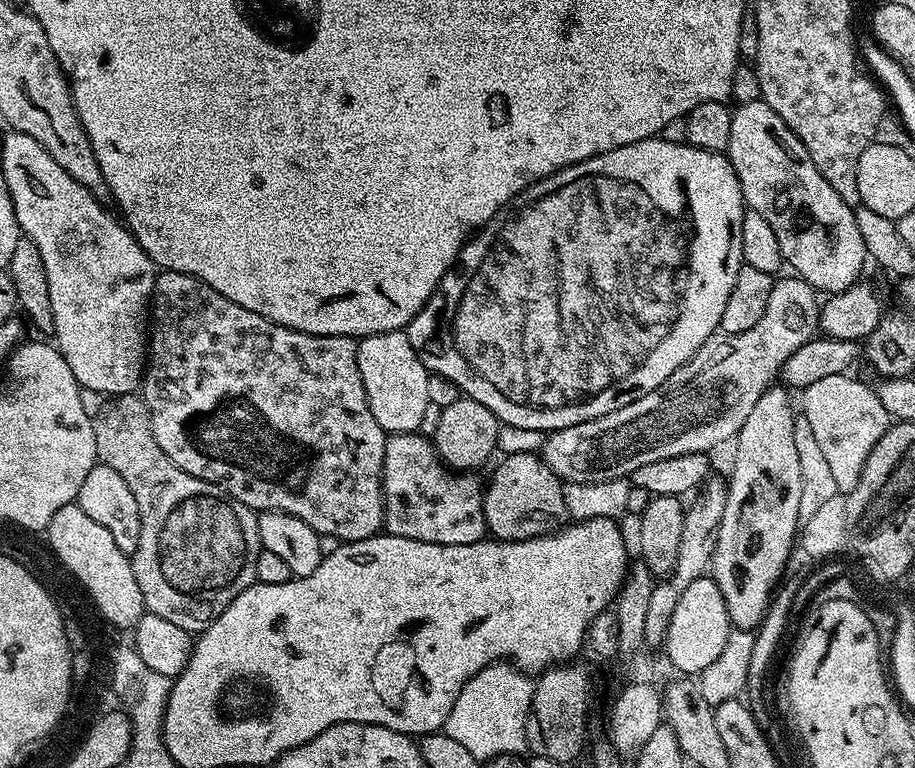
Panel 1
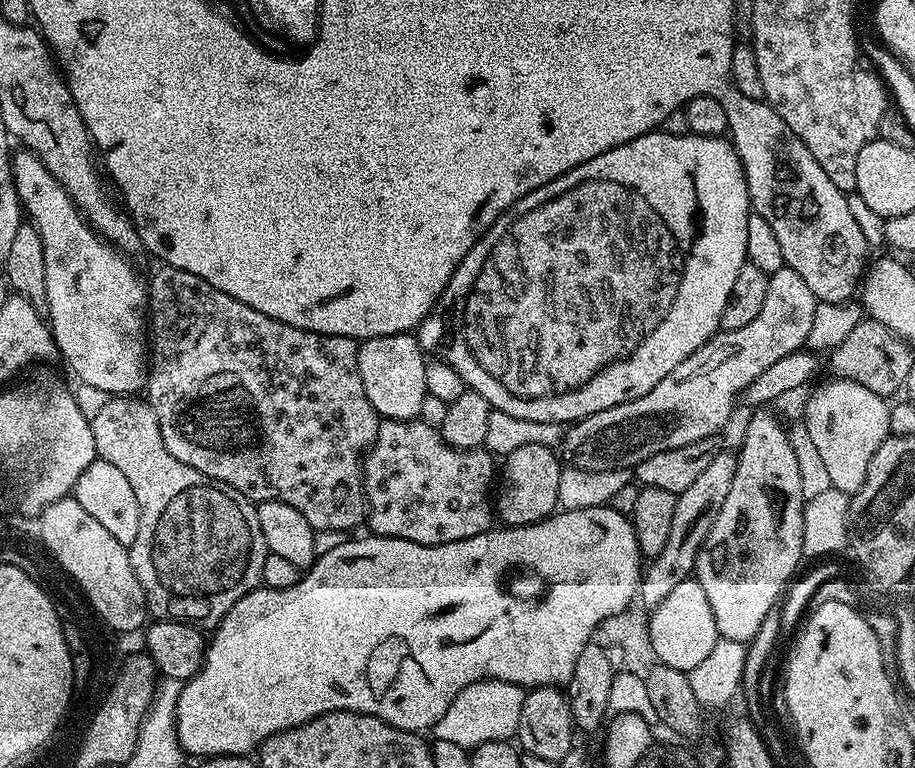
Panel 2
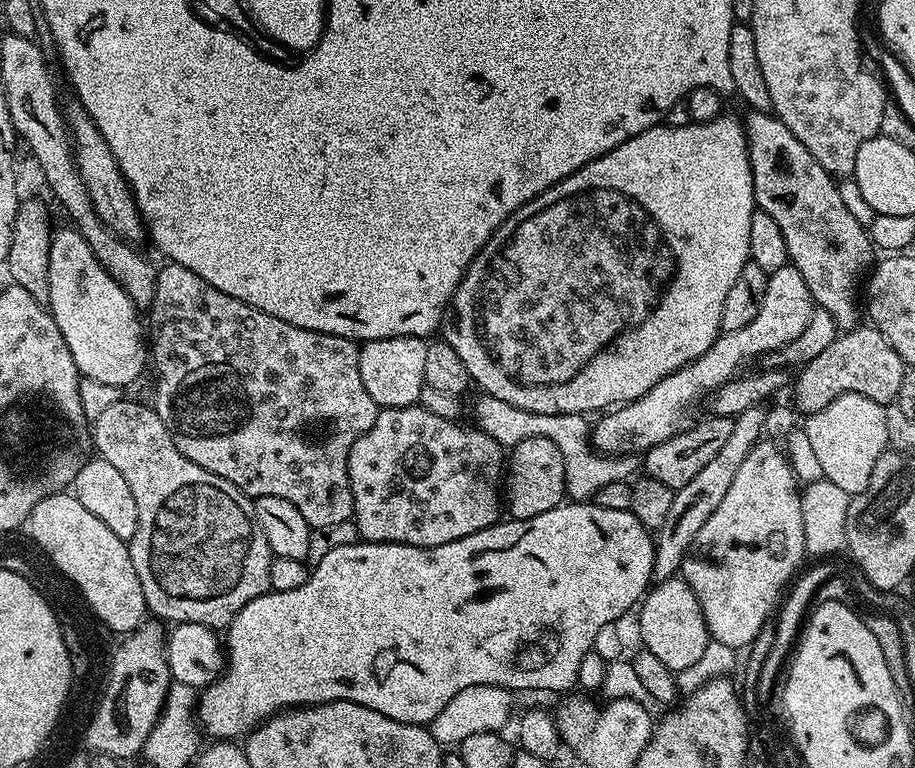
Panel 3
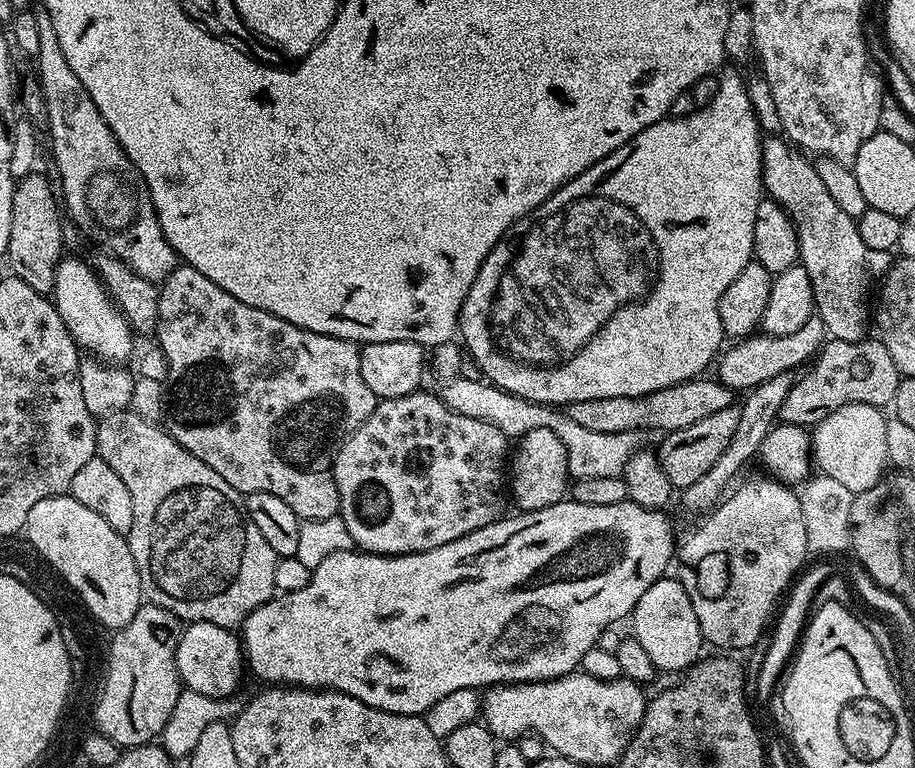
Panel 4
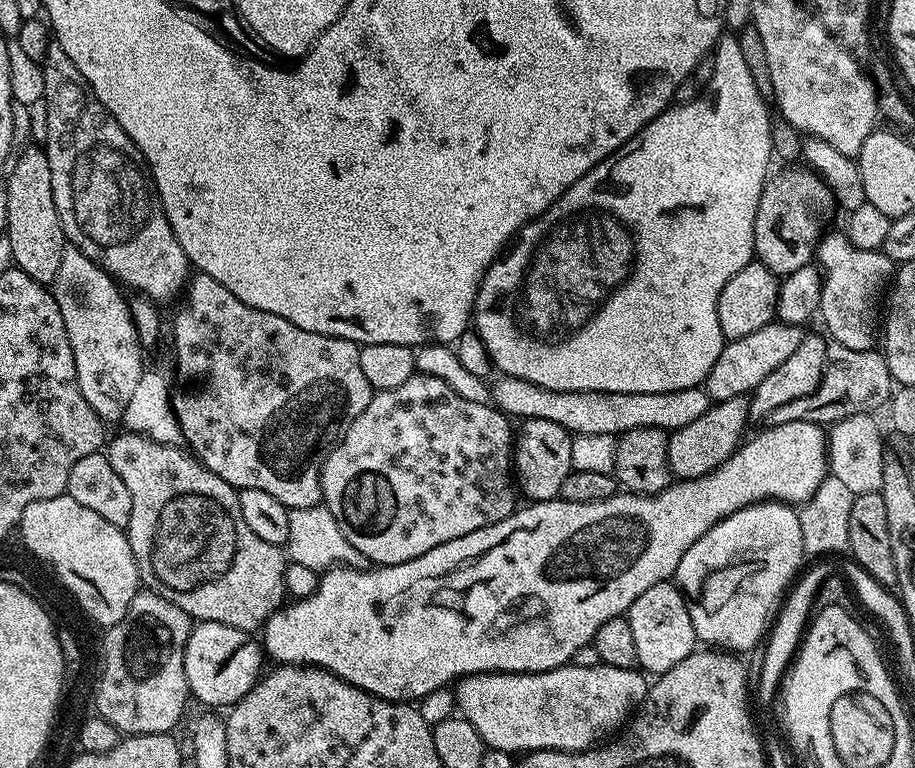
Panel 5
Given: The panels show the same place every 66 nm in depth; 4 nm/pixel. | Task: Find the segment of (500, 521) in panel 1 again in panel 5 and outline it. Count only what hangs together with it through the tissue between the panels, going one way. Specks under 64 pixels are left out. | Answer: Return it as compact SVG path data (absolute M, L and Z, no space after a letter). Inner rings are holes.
M530 418L519 425L514 436L514 480L519 491L524 492L532 502L541 500L554 500L560 496L562 484L573 472L570 450L572 449L572 433L567 432L558 422L550 422L546 418Z

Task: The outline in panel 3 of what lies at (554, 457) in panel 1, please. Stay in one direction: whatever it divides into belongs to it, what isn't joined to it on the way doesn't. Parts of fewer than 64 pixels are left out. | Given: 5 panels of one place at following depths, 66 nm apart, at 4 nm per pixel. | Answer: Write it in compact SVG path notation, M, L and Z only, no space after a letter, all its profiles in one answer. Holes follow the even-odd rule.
M789 262L778 270L769 272L762 306L748 325L742 326L742 330L721 332L710 350L706 350L706 354L674 374L662 378L662 382L658 382L642 398L619 405L615 410L605 411L599 417L601 420L591 429L592 447L605 456L644 454L649 448L674 438L692 420L690 418L694 404L700 399L701 403L715 388L721 388L726 381L733 379L743 369L740 367L750 363L755 356L767 357L768 353L794 342L794 338L806 330L809 315L810 297L806 278L798 274L796 267Z

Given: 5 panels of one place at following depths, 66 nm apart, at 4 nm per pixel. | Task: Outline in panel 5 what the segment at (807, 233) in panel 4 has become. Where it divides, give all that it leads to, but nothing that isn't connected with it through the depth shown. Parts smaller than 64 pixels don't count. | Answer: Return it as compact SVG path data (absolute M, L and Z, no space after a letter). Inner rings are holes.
M843 231L831 232L821 239L815 254L822 269L819 319L824 319L827 335L835 343L850 346L850 350L875 349L878 344L876 303L879 300L881 303L879 292L883 293L893 279L894 261L882 250L858 250Z

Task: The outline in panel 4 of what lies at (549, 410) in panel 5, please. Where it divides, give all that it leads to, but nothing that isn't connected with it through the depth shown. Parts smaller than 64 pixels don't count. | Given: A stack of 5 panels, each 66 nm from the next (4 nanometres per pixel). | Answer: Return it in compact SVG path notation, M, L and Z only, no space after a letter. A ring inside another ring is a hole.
M708 378L687 380L645 396L590 398L590 402L571 405L570 415L574 422L578 422L578 426L586 426L586 430L598 430L601 434L635 432L645 430L644 428L661 428L661 433L664 434L686 430L688 426L702 421L702 418L734 404L734 393L731 388L721 384L719 379L704 379Z

